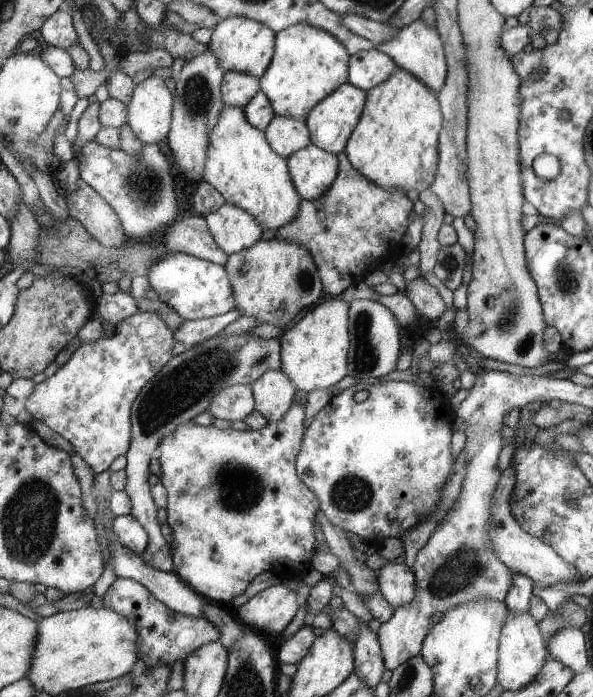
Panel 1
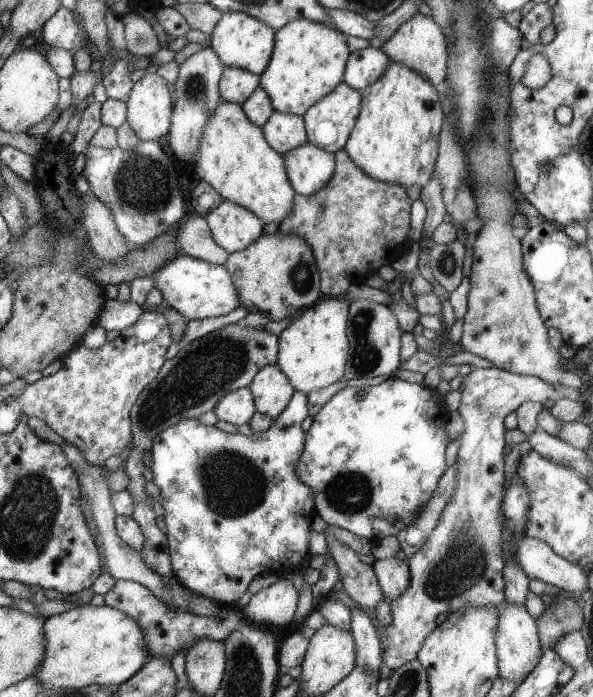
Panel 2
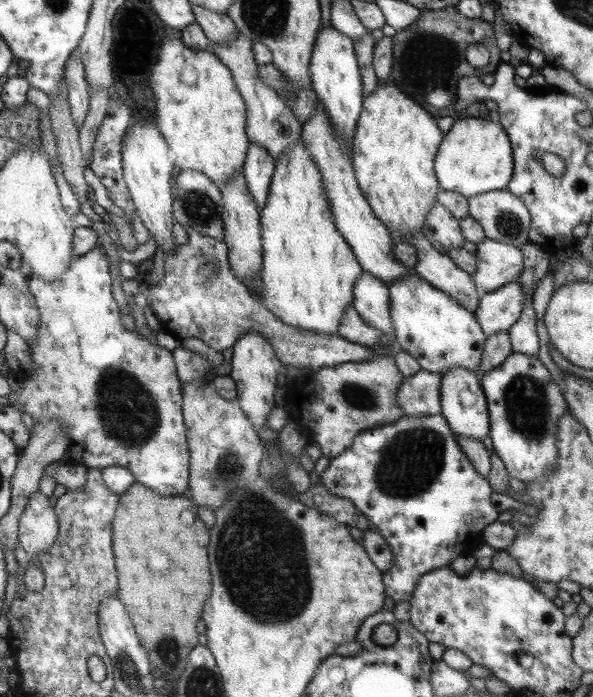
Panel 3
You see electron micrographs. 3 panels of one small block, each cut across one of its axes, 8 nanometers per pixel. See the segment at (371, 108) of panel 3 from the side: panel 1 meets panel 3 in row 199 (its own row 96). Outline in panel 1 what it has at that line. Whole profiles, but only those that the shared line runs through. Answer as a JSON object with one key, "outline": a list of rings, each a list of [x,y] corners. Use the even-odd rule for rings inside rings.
{"outline":[[[399,67],[381,85],[365,92],[365,108],[344,149],[351,166],[377,186],[420,193],[437,174],[438,134],[442,128],[437,96],[414,74]]]}

